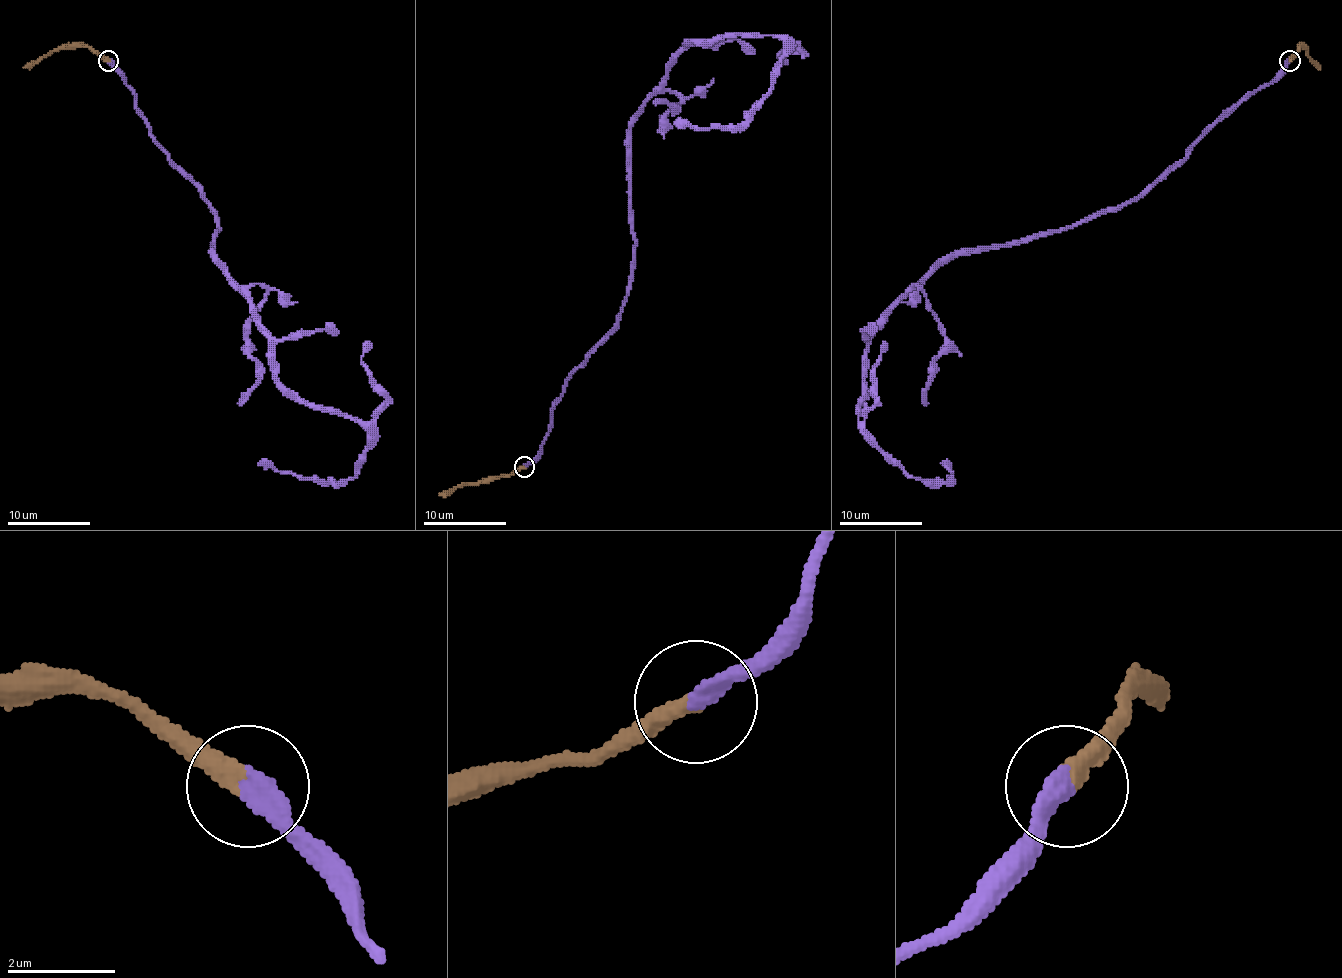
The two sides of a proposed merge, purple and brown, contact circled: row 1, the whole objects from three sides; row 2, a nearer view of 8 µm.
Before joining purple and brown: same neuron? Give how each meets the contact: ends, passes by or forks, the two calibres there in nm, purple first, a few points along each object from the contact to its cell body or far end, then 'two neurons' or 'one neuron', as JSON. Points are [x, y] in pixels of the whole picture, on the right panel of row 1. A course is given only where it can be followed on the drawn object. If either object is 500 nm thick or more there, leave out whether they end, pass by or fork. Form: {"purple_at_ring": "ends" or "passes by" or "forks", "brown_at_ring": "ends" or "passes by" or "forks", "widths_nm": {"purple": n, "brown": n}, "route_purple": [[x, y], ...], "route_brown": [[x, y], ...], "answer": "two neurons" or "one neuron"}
{"purple_at_ring": "ends", "brown_at_ring": "ends", "widths_nm": {"purple": 420, "brown": 380}, "route_purple": [[1289, 61], [1136, 197], [947, 255], [875, 331], [862, 432], [908, 473], [936, 484], [949, 479], [945, 463]], "route_brown": [[1289, 61], [1299, 46], [1303, 46], [1318, 67]], "answer": "one neuron"}

